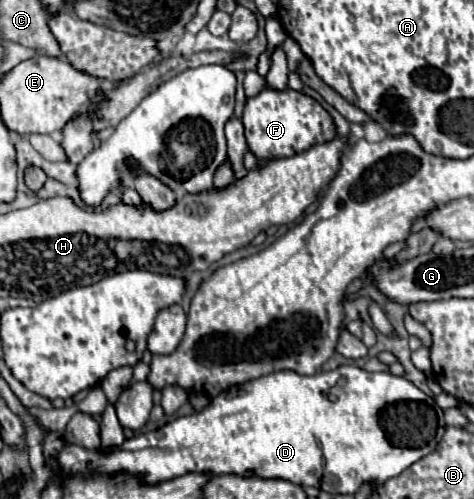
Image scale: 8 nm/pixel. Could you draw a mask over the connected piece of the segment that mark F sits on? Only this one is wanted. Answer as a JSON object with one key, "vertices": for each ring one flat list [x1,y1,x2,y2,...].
{"vertices":[[265,87,259,95,249,97,245,103,245,139,251,153,261,159,291,157,295,153,307,151,317,143,327,143,335,137,335,123,331,115,309,95,293,89,269,89]]}

